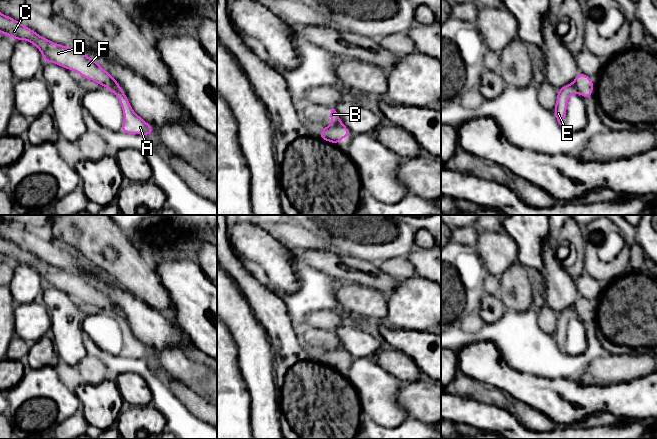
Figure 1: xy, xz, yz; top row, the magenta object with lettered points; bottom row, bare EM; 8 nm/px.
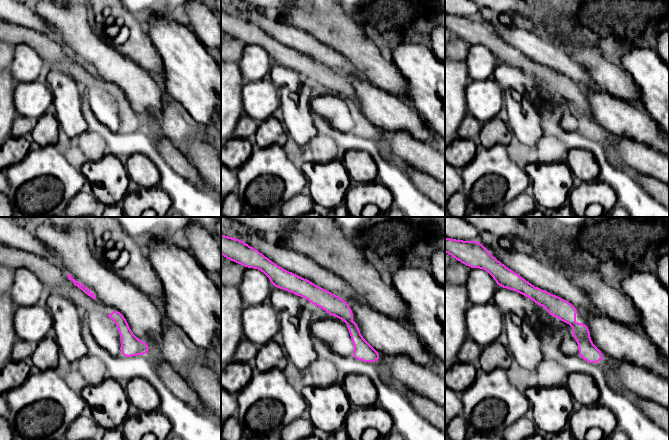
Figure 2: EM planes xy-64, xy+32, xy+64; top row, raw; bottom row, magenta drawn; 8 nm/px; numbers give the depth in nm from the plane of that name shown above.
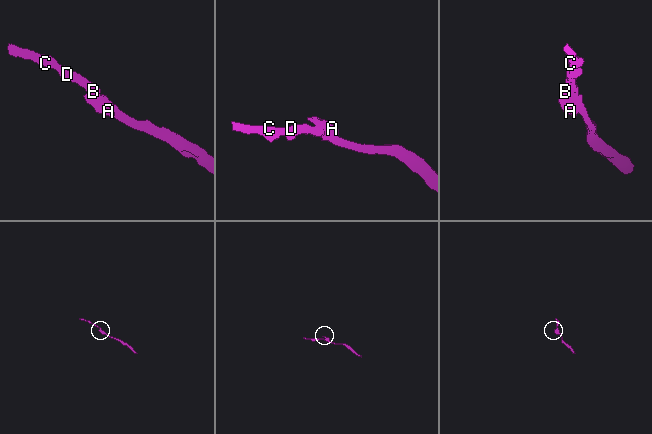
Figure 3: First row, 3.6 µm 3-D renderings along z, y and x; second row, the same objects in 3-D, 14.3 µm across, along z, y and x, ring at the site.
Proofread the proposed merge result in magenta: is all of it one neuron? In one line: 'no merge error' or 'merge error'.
merge error

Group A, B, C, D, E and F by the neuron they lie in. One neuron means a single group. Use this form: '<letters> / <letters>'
A B E / C D F

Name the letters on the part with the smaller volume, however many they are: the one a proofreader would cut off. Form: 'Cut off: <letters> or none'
Cut off: A, B, E

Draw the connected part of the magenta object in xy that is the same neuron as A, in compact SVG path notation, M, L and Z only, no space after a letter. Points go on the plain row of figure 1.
M108 310L108 313L118 321L124 336L124 346L120 354L121 356L149 360L154 357L153 352L132 334L126 318L122 314L112 310Z

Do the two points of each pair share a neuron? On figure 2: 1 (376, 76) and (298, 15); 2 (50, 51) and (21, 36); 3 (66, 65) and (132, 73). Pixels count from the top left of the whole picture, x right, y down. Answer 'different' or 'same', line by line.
1: same
2: same
3: different

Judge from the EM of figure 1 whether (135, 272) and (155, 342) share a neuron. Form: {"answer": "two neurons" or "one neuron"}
{"answer": "two neurons"}

